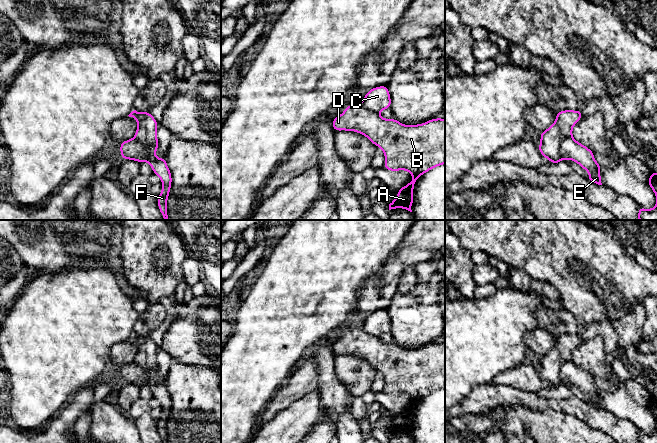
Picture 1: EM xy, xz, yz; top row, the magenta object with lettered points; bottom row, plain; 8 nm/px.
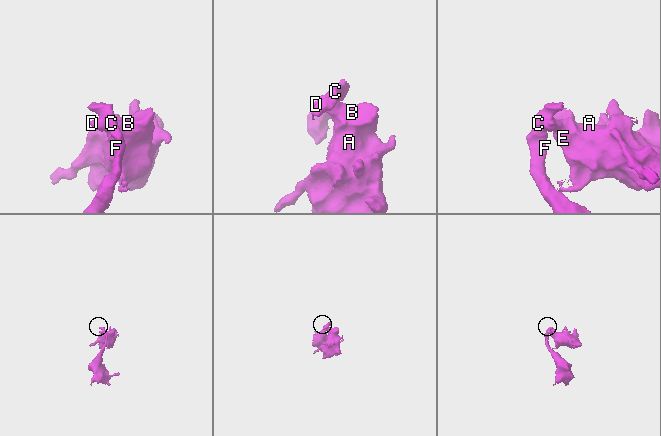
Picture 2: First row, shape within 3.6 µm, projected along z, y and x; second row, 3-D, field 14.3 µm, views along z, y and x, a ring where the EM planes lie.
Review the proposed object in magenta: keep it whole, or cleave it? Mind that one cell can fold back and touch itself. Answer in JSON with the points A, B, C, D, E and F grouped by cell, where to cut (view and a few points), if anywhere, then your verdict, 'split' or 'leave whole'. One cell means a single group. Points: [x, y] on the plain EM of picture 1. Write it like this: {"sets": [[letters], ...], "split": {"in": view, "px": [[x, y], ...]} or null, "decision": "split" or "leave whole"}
{"sets": [["A", "B", "D", "E"], ["C", "F"]], "split": {"in": "yz", "px": [[571, 358], [561, 366], [559, 373], [560, 383]]}, "decision": "split"}

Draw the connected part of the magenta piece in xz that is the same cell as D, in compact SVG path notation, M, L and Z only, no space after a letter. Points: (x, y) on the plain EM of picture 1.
M356 327L348 329L331 347L335 355L358 356L380 371L385 378L383 392L390 395L407 394L412 398L412 405L398 413L398 419L389 428L389 434L404 432L412 436L413 413L417 403L429 394L445 388L445 343L435 342L418 349L403 349L396 343L384 343L377 336Z

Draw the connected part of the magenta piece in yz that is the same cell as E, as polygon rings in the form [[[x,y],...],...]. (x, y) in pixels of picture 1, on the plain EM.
[[[571,359],[561,366],[559,376],[561,384],[570,383],[578,387],[589,396],[589,405],[602,409],[601,389],[595,385],[594,377],[589,372],[577,366]]]

